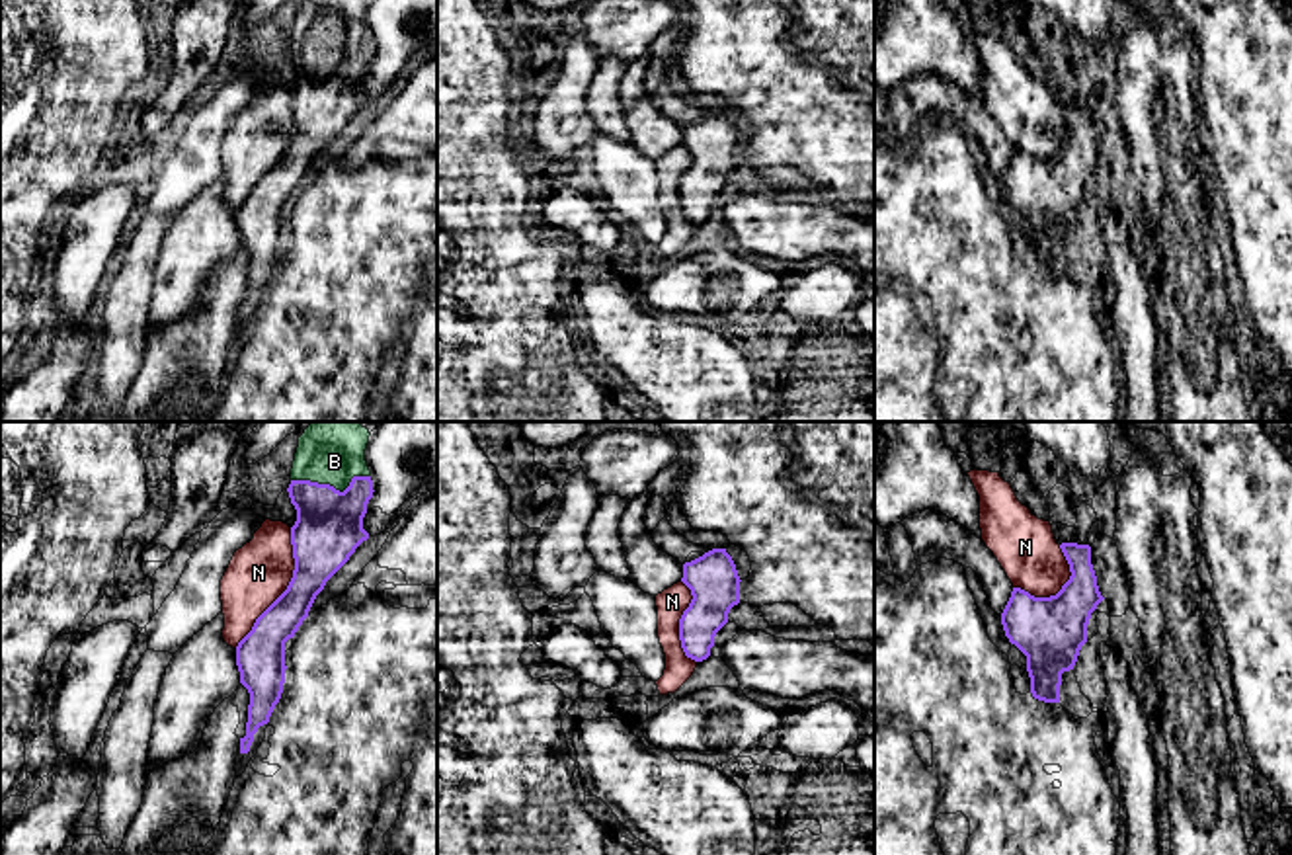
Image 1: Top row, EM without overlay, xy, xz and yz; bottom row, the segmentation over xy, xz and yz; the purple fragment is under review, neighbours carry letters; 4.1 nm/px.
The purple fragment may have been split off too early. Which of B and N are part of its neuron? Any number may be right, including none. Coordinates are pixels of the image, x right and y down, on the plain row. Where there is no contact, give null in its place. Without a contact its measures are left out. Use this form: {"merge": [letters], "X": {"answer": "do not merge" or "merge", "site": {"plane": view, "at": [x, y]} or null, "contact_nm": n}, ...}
{"merge": ["B"], "B": {"answer": "merge", "site": {"plane": "xy", "at": [330, 49]}, "contact_nm": 320}, "N": {"answer": "do not merge", "site": {"plane": "xy", "at": [287, 151]}, "contact_nm": 550}}

